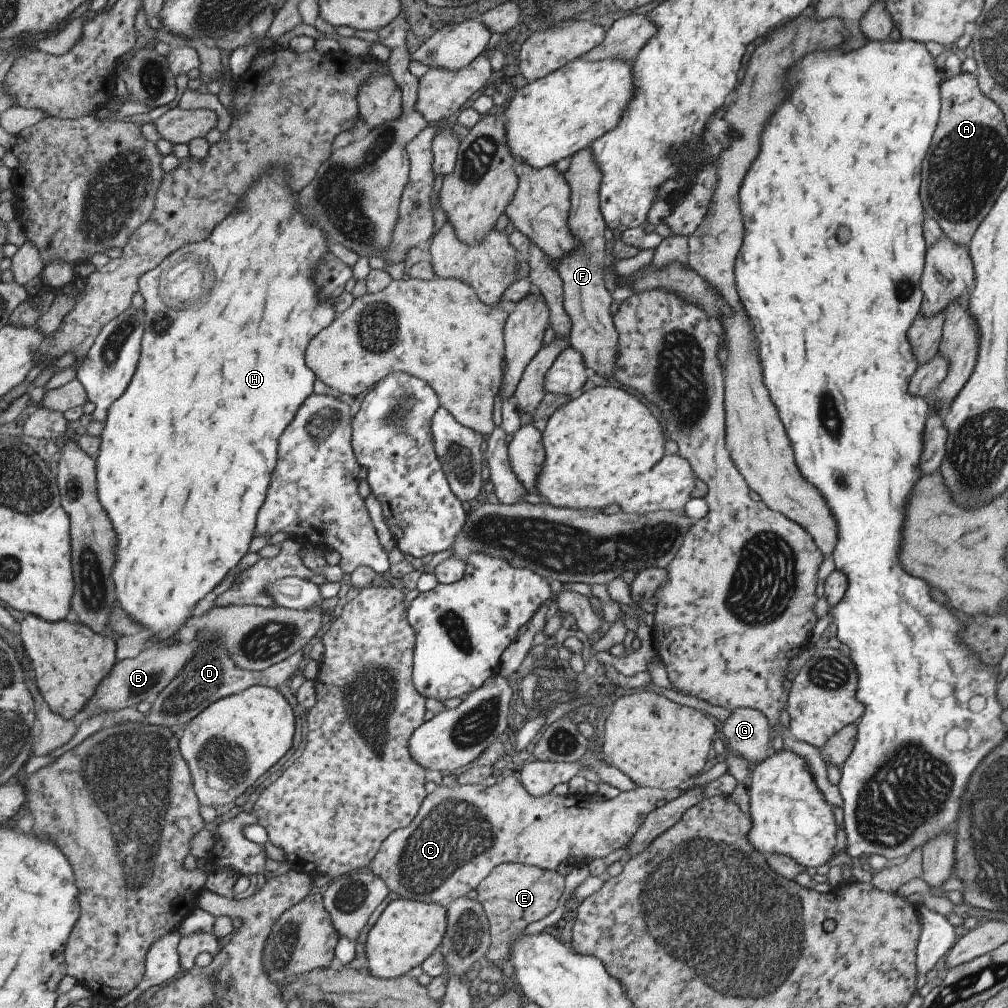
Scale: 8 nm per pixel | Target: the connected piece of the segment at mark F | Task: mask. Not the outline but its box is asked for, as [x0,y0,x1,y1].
[555,147,618,376]

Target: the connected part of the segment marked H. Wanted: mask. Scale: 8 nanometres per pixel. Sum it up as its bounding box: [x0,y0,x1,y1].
[98,167,336,642]

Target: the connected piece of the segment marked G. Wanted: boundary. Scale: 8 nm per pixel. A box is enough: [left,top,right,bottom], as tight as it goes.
[722,707,771,766]

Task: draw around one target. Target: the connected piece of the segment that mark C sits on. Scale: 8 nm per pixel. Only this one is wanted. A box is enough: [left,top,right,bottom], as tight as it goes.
[366,772,683,909]

